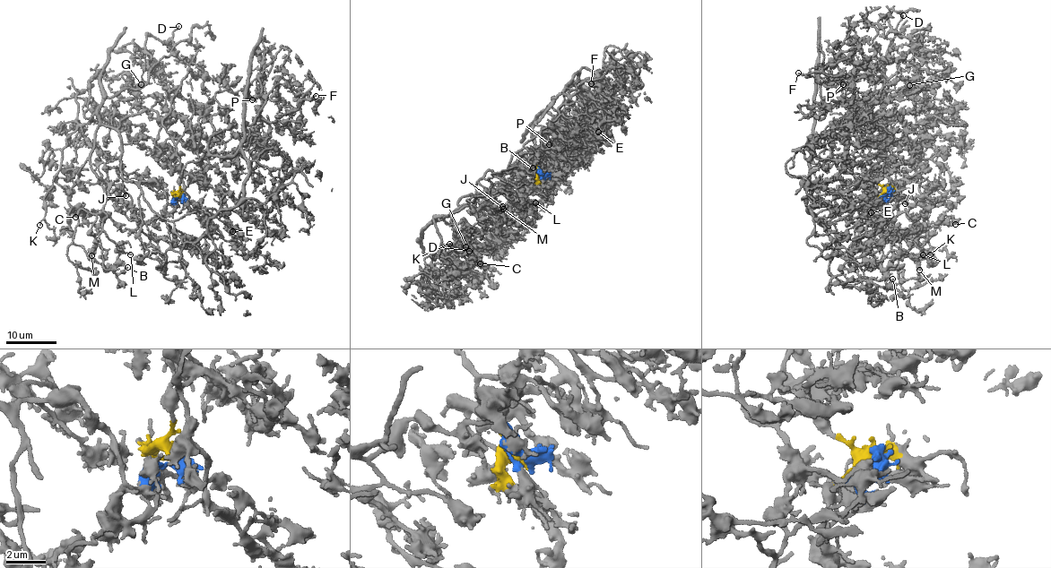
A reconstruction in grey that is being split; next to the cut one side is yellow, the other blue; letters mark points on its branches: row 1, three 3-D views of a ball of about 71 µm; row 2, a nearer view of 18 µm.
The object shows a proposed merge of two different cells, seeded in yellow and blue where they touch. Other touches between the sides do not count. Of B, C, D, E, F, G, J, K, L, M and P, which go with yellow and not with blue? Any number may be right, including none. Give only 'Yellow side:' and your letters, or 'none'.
Yellow side: E, F, P

